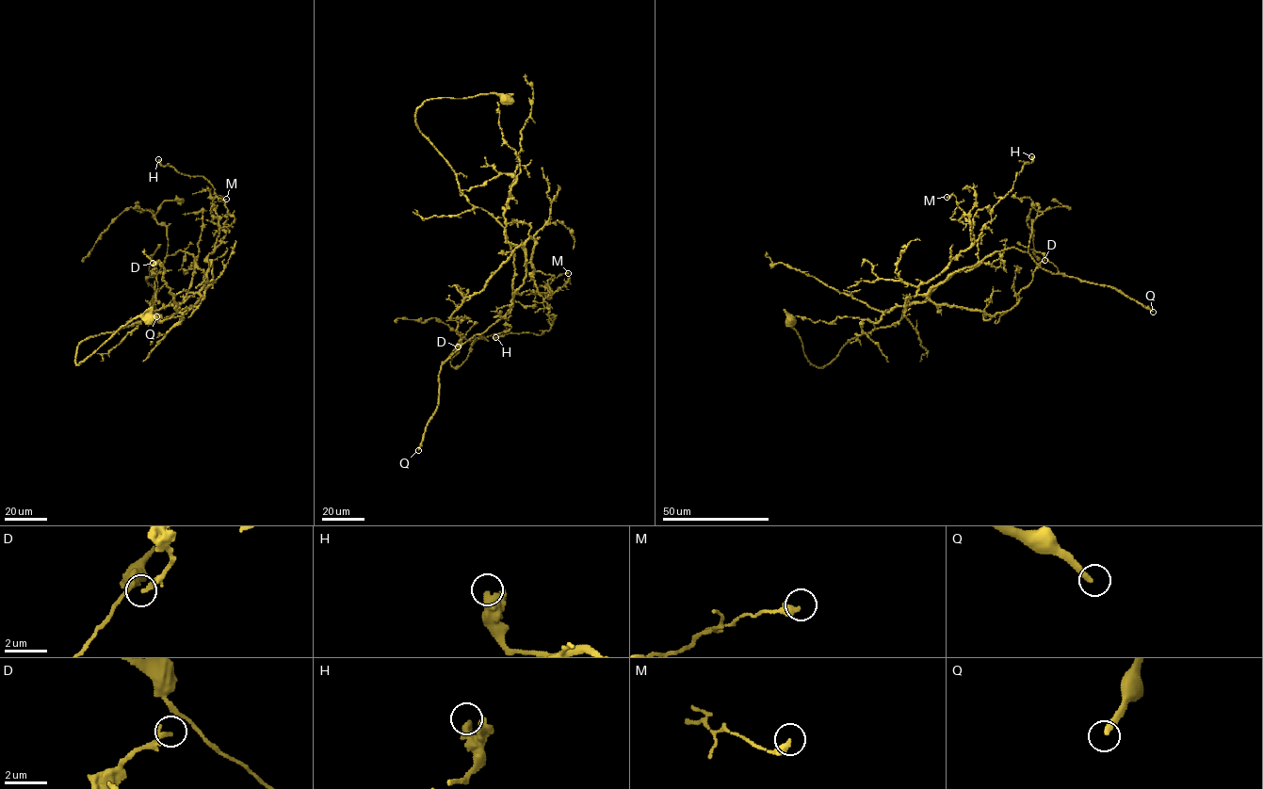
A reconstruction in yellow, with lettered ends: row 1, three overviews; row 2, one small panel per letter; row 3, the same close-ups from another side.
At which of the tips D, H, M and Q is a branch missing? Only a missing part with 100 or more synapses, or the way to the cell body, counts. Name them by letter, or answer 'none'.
Q

